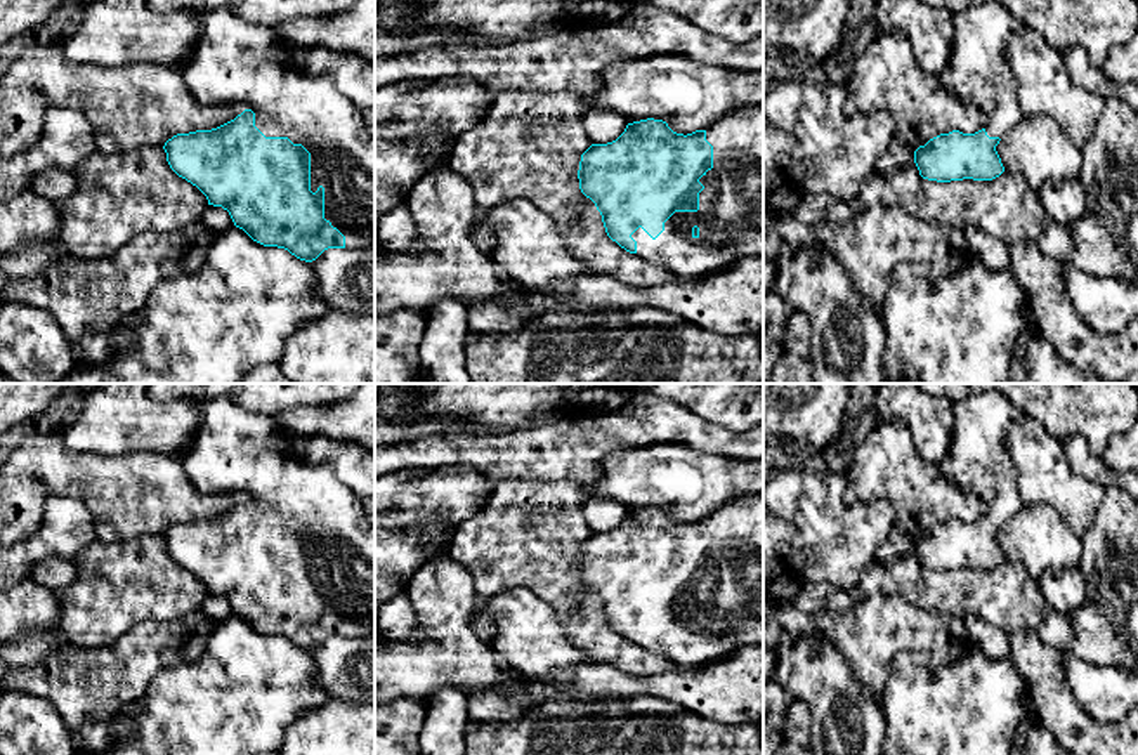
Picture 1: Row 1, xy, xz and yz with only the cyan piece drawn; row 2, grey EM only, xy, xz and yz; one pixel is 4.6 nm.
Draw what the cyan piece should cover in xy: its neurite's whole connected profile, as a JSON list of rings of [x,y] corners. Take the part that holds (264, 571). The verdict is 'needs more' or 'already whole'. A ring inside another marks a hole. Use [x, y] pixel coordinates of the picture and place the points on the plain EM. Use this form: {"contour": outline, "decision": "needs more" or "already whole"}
{"contour": [[[226,397],[199,401],[199,427],[179,456],[193,486],[205,493],[229,493],[245,500],[212,517],[177,522],[163,535],[170,557],[208,588],[229,601],[236,616],[264,635],[288,639],[312,651],[328,637],[359,639],[375,628],[375,526],[359,498],[328,465],[300,462],[281,429],[264,415],[234,406]]], "decision": "needs more"}

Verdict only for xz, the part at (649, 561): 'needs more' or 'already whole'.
needs more

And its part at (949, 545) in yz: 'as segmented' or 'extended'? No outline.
extended

